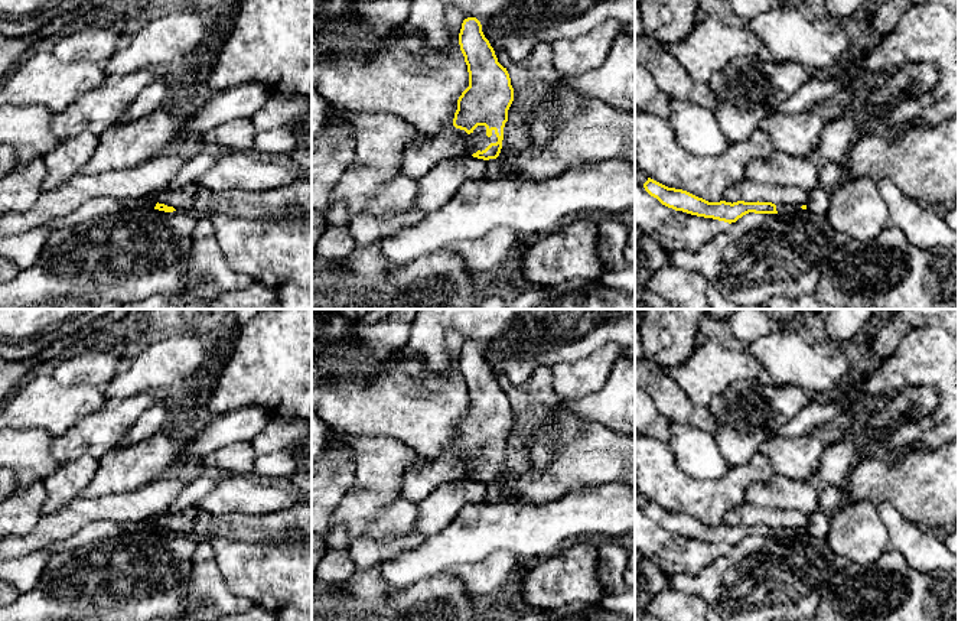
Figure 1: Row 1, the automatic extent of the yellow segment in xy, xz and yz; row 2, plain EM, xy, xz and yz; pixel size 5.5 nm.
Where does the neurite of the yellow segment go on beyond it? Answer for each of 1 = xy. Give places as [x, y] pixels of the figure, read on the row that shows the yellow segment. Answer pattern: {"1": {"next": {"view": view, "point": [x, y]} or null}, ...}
{"1": {"next": null}}

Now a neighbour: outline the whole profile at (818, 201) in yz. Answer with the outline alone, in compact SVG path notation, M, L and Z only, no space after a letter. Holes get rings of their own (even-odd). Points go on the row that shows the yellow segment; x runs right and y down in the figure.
M819 185L809 192L807 209L818 214L827 214L830 209L830 195Z

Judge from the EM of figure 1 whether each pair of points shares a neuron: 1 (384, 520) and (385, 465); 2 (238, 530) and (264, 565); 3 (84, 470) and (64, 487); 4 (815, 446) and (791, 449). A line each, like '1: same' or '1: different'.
1: different
2: different
3: same
4: same

